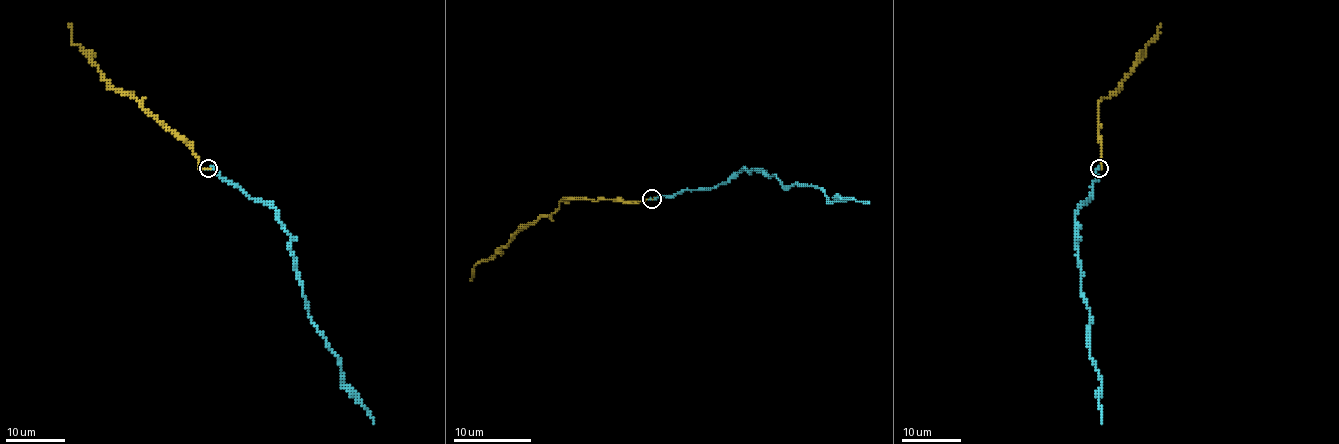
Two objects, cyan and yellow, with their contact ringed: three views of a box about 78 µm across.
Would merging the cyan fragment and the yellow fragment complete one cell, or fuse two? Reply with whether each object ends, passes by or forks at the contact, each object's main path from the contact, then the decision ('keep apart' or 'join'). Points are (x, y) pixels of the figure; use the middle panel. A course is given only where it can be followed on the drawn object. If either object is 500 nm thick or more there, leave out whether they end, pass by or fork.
cyan ends; yellow ends; course cyan (652, 199), (706, 190), (743, 168), (774, 174), (786, 188), (815, 186), (828, 201), (869, 203); course yellow (652, 199), (563, 199), (553, 213), (528, 223), (501, 250), (474, 265), (470, 281); join

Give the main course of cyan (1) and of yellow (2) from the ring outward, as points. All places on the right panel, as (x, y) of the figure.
1: (1099, 168), (1092, 196), (1075, 211), (1075, 221), (1080, 294), (1090, 322), (1089, 351), (1100, 382), (1102, 424)
2: (1099, 168), (1099, 103), (1117, 88), (1161, 23)

